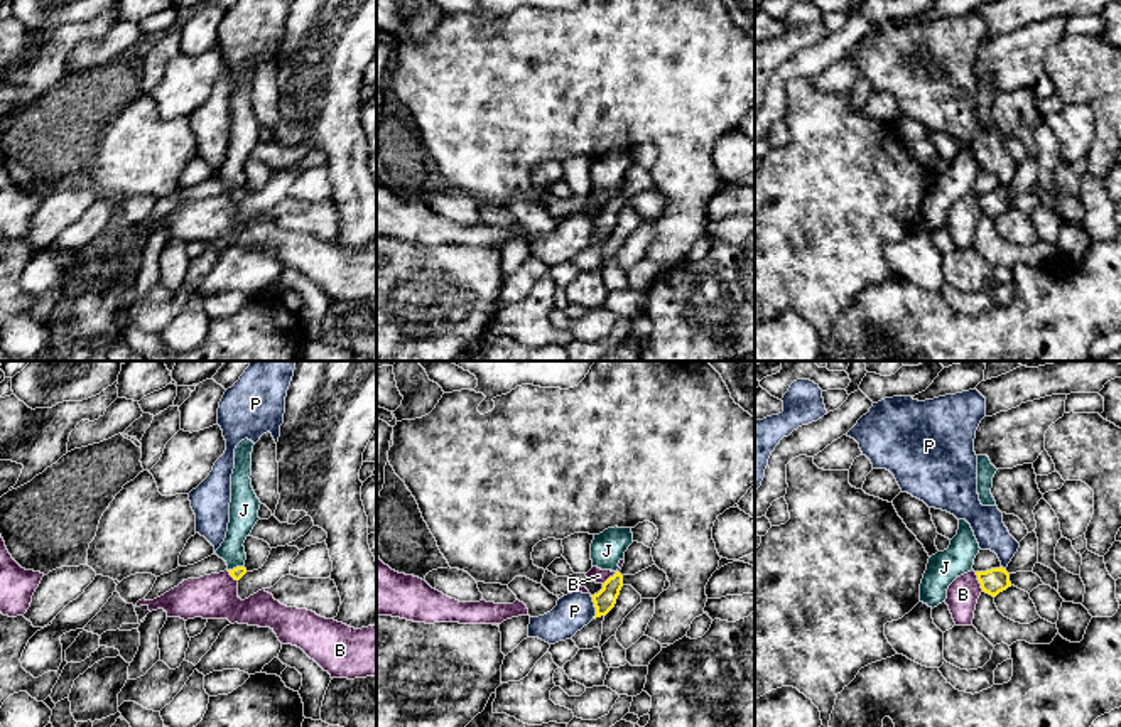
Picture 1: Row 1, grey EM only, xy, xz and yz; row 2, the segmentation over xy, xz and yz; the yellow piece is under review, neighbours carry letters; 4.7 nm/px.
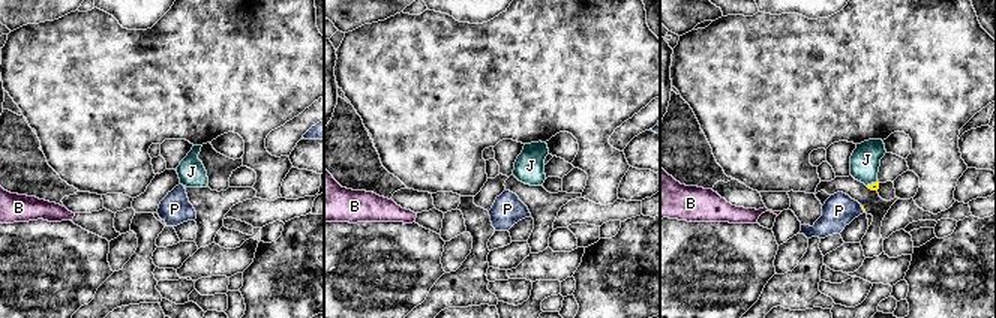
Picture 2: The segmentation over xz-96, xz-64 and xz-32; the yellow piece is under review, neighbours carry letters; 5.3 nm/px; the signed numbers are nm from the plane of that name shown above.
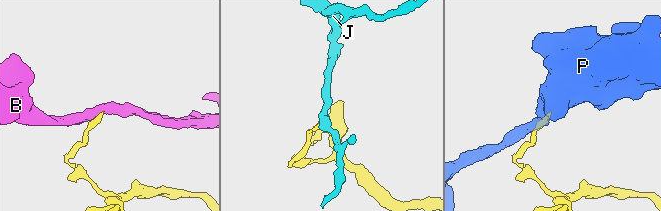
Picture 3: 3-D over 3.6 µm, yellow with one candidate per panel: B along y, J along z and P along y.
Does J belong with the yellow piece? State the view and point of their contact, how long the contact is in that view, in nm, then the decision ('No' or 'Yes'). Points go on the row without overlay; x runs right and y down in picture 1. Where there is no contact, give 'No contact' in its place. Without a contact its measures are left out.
Touches yellow at xy (237, 189). Shared border 80 nm. No

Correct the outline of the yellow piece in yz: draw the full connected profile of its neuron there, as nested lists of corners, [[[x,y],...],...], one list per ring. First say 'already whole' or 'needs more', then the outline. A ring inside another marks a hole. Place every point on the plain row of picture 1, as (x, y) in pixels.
already whole | [[[1003,189],[991,191],[986,194],[976,194],[976,197],[981,206],[983,214],[986,214],[993,219],[996,219],[999,214],[1006,213],[1008,209],[1011,209],[1010,196]]]

